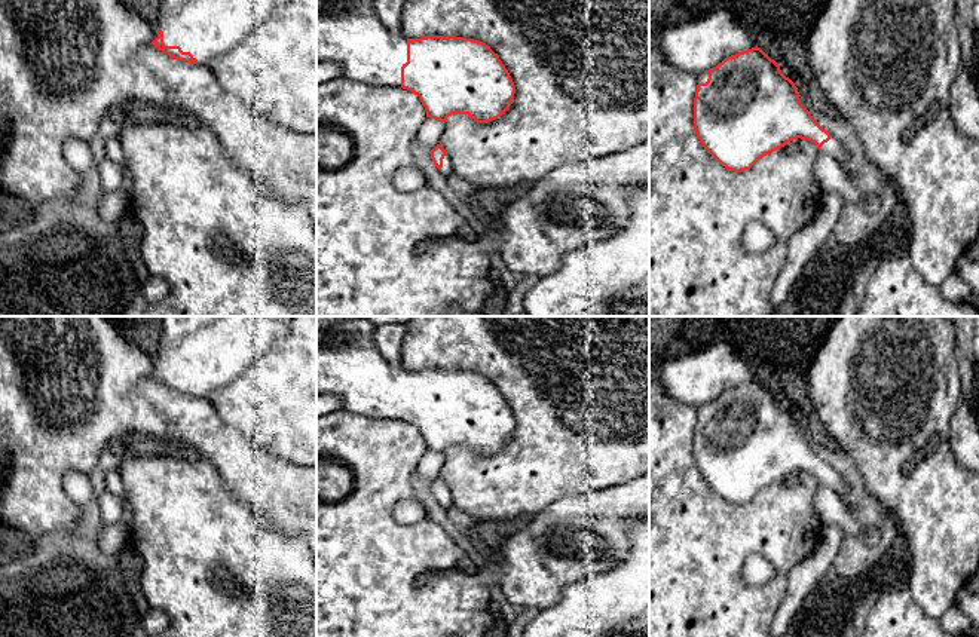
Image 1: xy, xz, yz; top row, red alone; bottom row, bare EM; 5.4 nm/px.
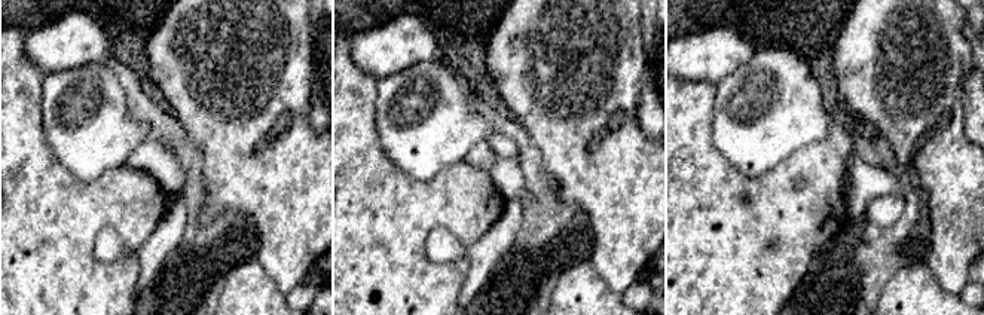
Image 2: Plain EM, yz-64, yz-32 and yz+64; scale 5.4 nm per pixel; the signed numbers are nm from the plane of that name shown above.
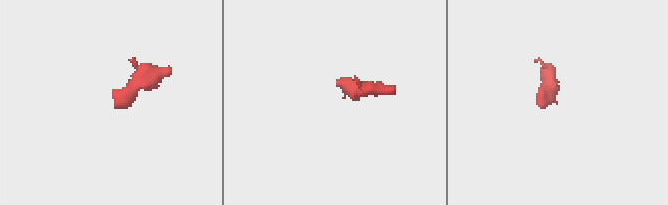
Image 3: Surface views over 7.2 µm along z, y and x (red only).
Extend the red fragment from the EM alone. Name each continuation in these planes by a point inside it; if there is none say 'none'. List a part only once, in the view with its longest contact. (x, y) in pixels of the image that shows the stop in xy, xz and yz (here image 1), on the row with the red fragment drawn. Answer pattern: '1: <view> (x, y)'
1: xy (202, 27)
2: xz (349, 33)
3: xz (447, 170)

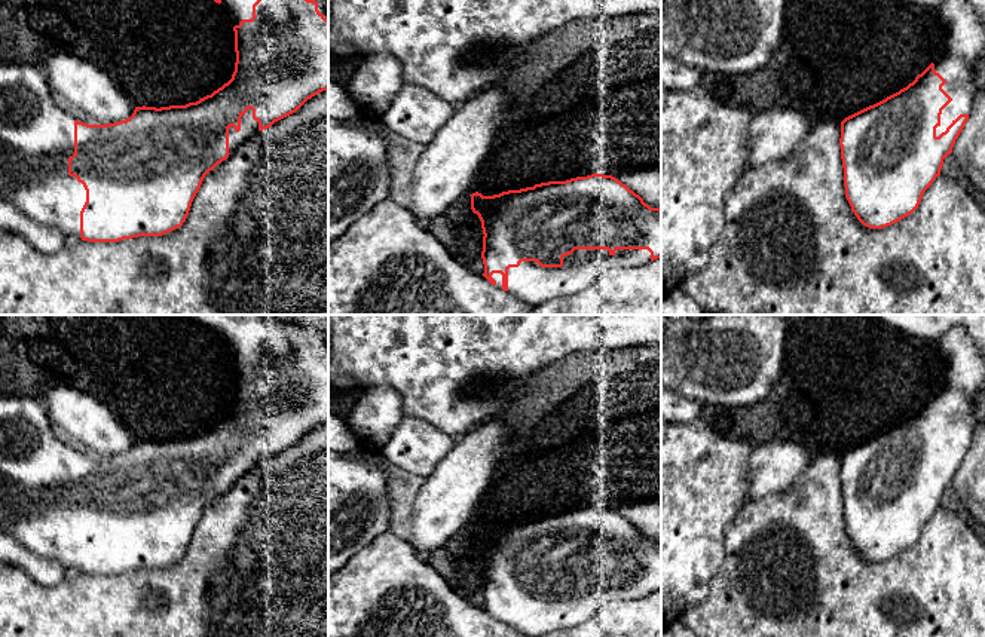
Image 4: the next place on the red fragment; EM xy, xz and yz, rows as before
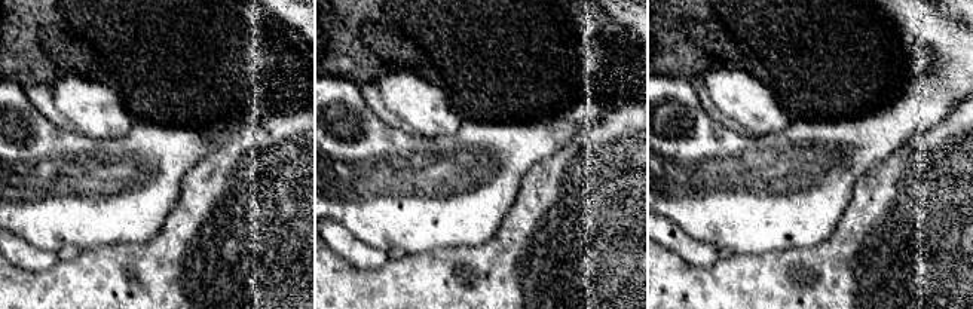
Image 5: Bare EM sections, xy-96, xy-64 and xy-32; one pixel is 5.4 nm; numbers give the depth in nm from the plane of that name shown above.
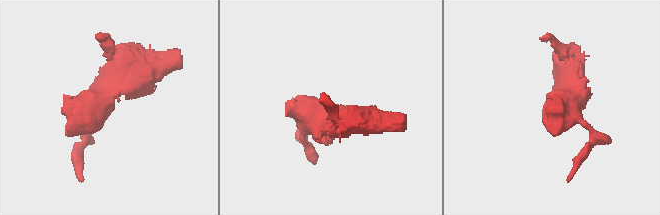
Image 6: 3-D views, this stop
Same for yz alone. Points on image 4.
1: yz (961, 46)

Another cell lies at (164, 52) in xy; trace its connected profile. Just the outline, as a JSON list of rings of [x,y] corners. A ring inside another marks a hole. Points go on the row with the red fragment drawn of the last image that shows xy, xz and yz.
[[[0,0],[0,61],[39,65],[42,53],[67,50],[113,76],[135,107],[196,102],[232,79],[233,19],[214,0]]]

